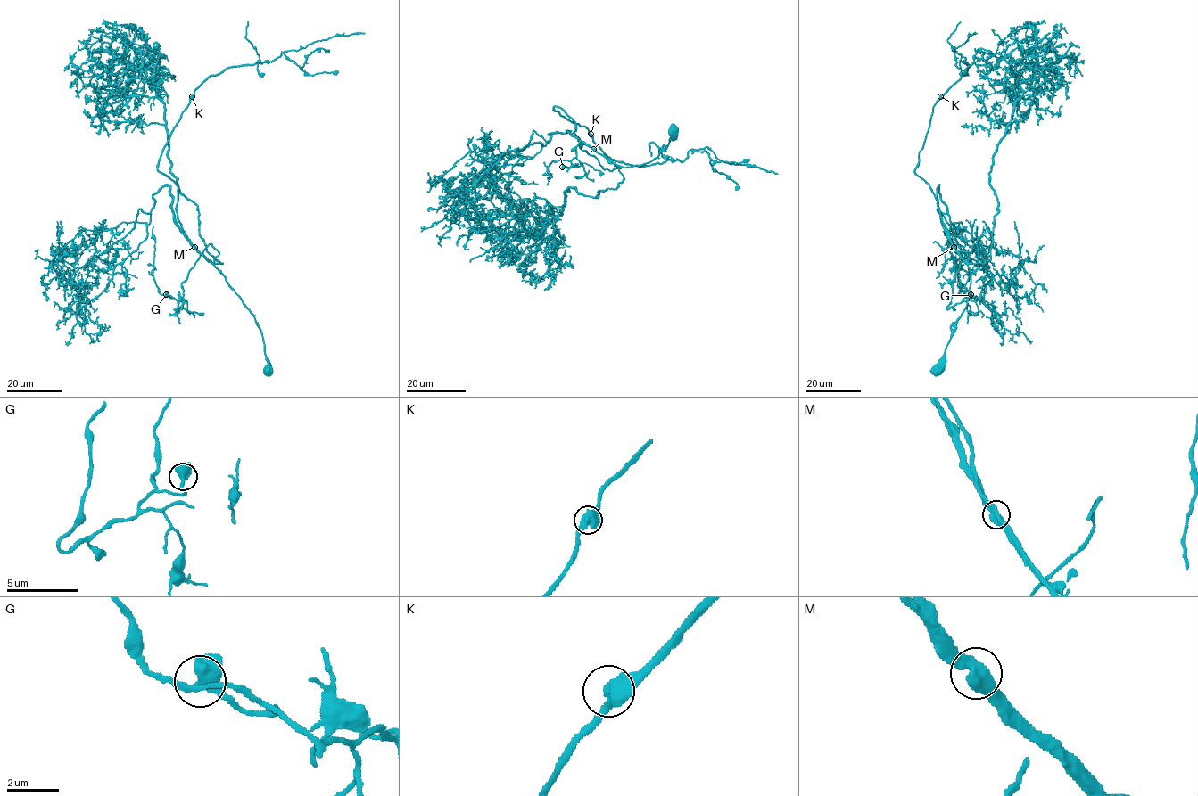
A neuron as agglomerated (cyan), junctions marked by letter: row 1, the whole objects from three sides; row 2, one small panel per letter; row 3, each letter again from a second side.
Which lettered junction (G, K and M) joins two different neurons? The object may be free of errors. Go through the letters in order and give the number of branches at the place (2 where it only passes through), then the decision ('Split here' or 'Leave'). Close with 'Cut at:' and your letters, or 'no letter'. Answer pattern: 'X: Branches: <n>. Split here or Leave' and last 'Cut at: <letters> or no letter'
G: Branches: 2. Leave
K: Branches: 2. Leave
M: Branches: 2. Split here
Cut at: M

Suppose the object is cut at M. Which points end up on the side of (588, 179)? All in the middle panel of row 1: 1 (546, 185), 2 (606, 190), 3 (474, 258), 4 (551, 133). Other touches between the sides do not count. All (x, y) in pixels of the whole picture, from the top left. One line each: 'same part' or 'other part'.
1: same part
2: other part
3: other part
4: same part

